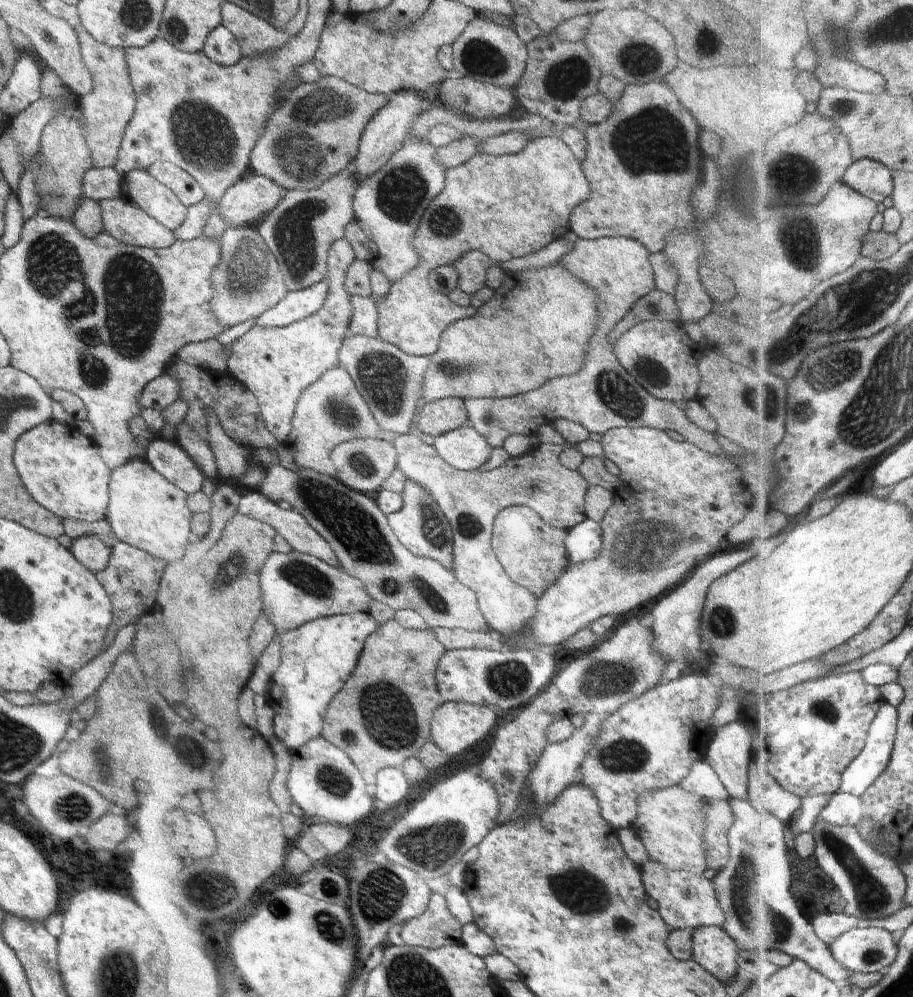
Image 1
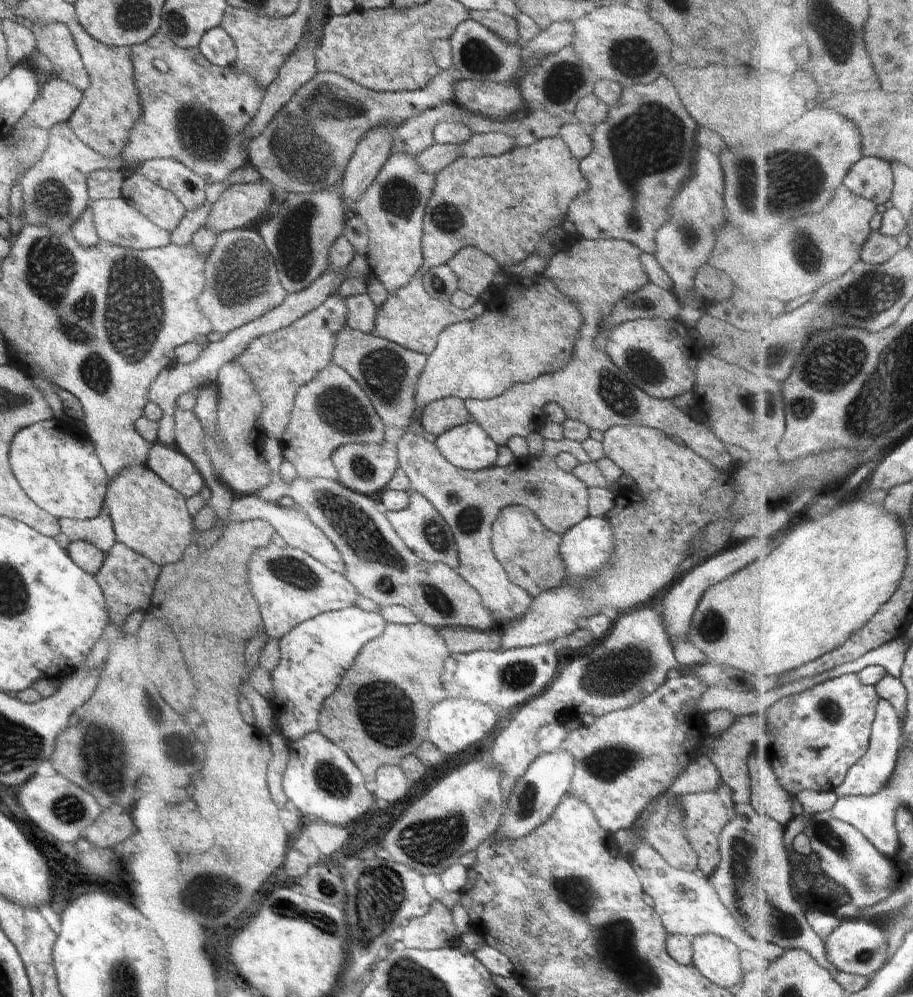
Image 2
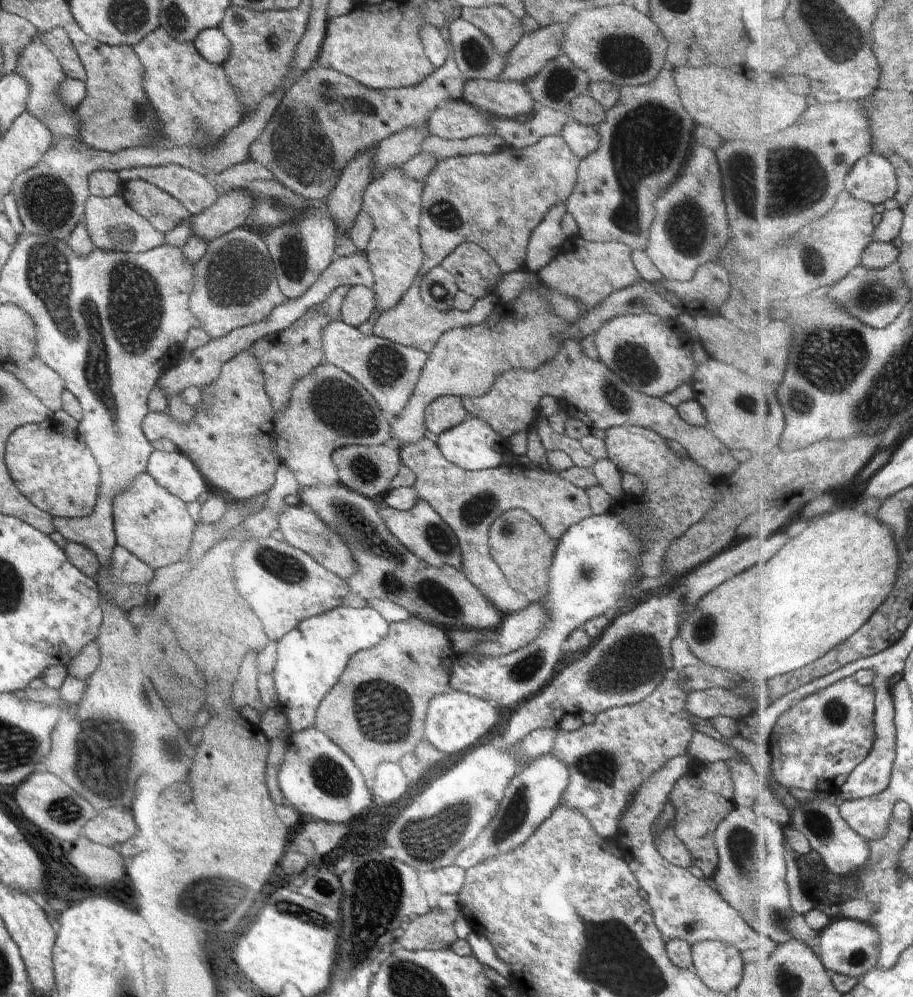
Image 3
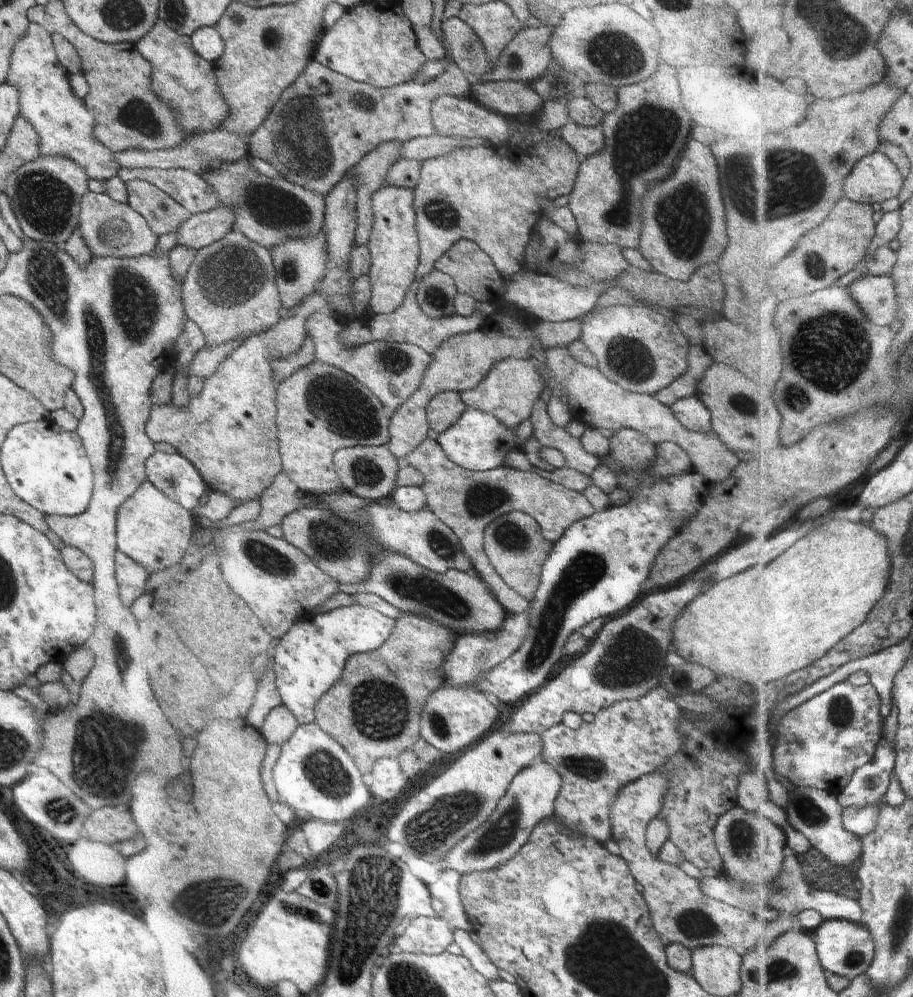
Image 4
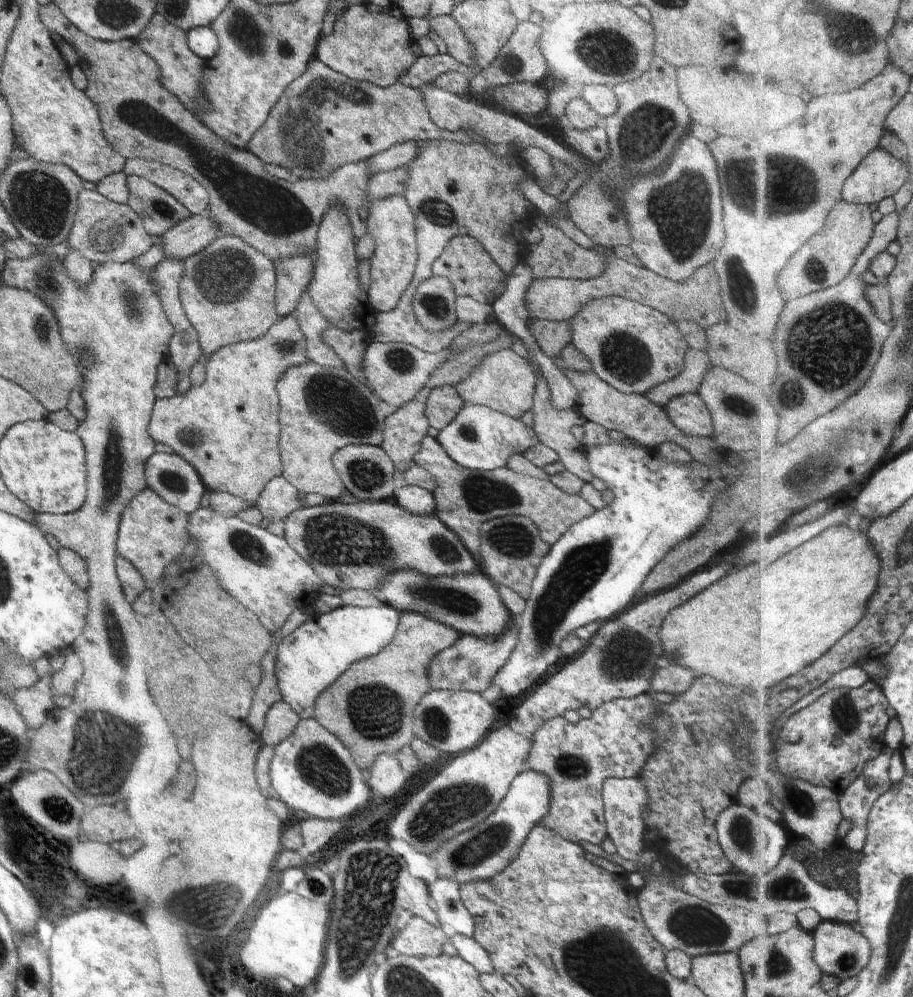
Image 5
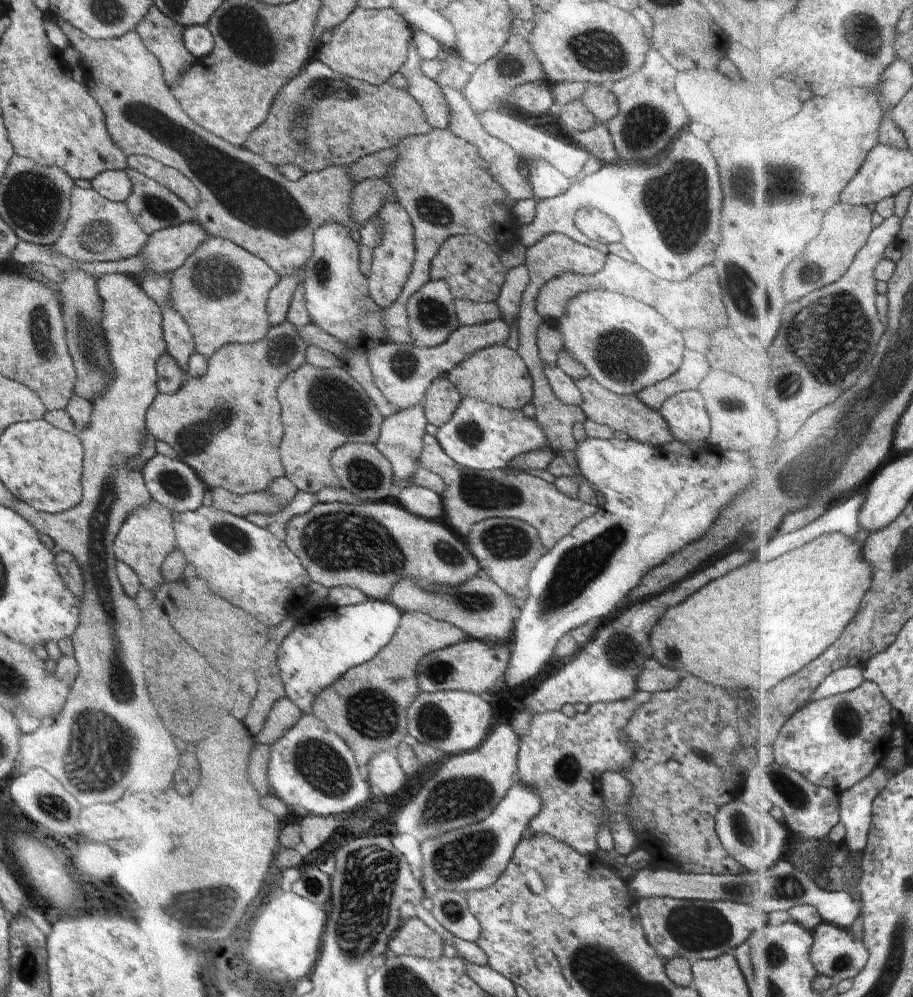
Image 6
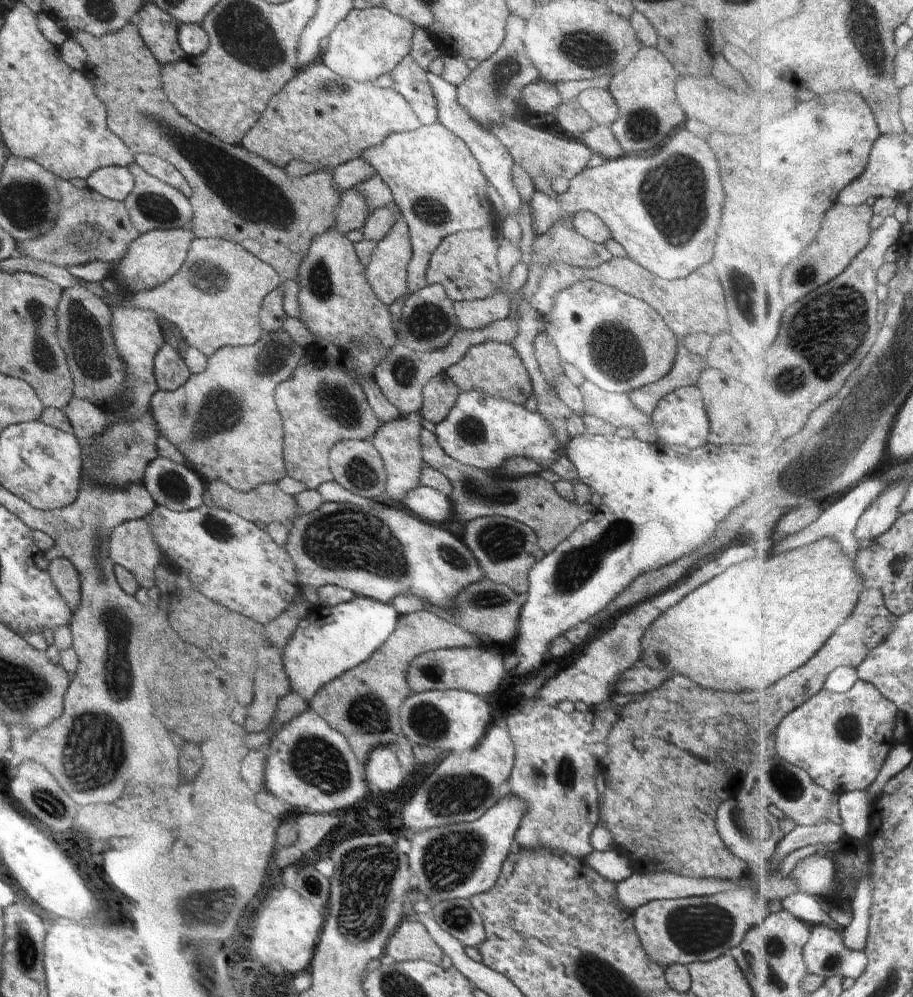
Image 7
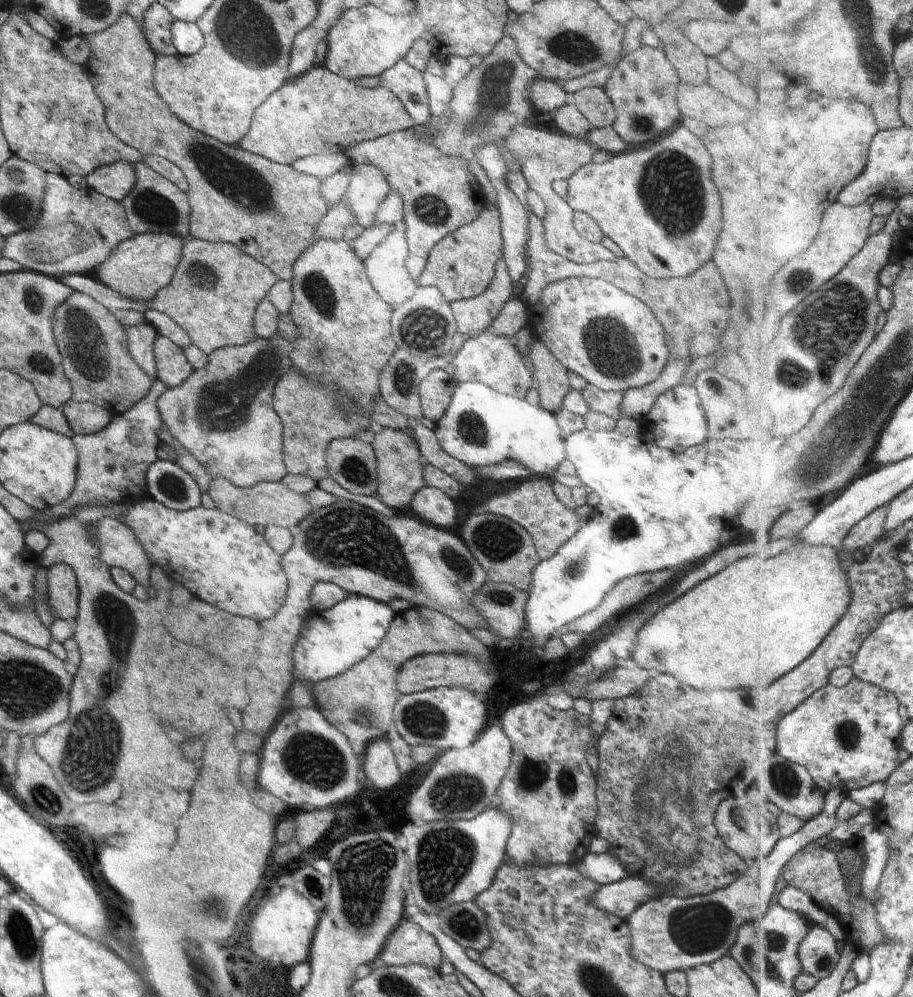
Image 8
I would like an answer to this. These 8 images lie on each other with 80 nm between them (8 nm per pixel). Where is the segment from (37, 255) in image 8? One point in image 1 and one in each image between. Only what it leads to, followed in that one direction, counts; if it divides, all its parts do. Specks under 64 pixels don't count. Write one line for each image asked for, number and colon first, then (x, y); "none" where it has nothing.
1: (128, 224)
2: (115, 220)
3: (113, 226)
4: (110, 228)
5: (103, 231)
6: (98, 230)
7: (91, 227)

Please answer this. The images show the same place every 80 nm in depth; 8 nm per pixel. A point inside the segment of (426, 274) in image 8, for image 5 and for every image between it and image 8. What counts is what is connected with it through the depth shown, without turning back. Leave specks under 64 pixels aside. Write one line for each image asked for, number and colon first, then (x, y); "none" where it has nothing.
5: (464, 261)
6: (473, 271)
7: (465, 264)

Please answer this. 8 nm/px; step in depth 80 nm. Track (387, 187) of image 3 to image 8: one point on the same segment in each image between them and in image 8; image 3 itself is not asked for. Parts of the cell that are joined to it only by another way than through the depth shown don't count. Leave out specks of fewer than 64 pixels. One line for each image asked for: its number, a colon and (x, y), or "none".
4: (394, 246)
5: (391, 222)
6: (393, 258)
7: (387, 272)
8: (385, 267)

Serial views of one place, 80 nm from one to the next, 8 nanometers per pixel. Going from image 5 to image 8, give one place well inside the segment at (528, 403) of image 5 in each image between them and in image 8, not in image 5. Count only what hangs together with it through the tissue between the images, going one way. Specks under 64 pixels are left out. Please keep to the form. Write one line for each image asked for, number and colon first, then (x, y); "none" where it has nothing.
6: (497, 375)
7: (494, 368)
8: (493, 360)

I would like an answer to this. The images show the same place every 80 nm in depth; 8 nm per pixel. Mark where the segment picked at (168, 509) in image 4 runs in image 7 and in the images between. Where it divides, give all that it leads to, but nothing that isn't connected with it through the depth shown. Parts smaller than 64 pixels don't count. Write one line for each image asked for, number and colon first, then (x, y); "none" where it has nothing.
5: (152, 534)
6: (147, 536)
7: (132, 544)

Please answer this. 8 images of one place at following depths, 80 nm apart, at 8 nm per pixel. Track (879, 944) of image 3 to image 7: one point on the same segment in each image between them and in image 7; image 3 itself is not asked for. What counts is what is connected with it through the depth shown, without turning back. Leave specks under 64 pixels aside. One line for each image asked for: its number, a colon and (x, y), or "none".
4: (848, 949)
5: (843, 950)
6: (837, 952)
7: (828, 955)

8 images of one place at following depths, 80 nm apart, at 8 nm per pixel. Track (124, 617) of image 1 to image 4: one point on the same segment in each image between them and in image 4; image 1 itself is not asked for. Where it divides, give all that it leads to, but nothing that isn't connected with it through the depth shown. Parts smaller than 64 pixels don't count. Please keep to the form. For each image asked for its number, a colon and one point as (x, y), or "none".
2: (127, 579)
3: (126, 579)
4: (131, 577)

